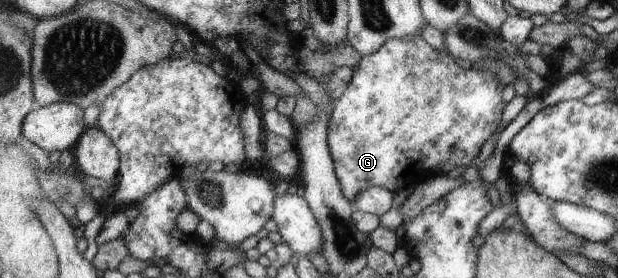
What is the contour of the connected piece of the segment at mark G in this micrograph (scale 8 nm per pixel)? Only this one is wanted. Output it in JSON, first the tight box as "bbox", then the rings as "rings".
{"bbox":[328,35,506,204],"rings":[[[416,35],[413,37],[402,37],[401,39],[388,39],[382,48],[379,48],[374,54],[362,57],[360,64],[355,66],[351,81],[348,88],[342,94],[340,100],[336,101],[334,112],[331,114],[331,121],[328,127],[328,142],[331,150],[332,158],[335,160],[335,171],[339,178],[343,195],[352,204],[356,199],[362,196],[364,191],[368,191],[372,187],[382,187],[392,192],[396,192],[400,188],[406,188],[415,177],[414,168],[422,169],[423,172],[436,170],[440,164],[452,163],[455,166],[469,167],[482,152],[482,146],[486,144],[486,140],[490,140],[490,136],[500,128],[502,124],[502,112],[506,108],[505,101],[505,86],[500,84],[500,80],[496,78],[496,74],[487,69],[477,69],[476,67],[462,68],[448,51],[441,51],[434,48],[432,43],[429,43],[425,37]]]}

